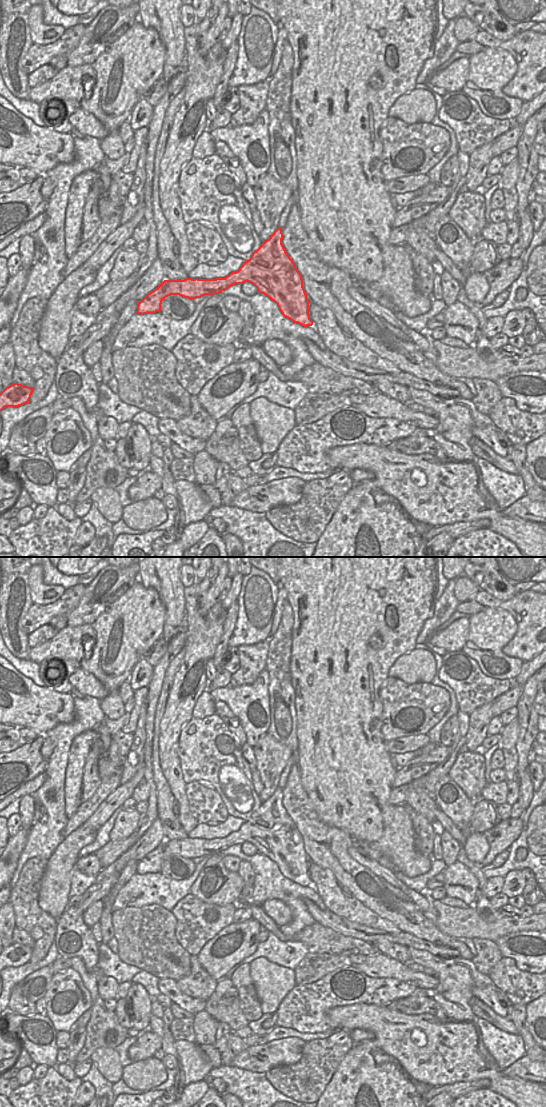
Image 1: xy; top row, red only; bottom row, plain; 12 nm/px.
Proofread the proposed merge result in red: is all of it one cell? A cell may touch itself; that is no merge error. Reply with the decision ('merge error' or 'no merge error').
no merge error

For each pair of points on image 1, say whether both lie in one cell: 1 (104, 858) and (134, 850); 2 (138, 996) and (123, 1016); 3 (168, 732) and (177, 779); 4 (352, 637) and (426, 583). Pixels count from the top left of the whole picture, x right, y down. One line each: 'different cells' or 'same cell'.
1: different cells
2: different cells
3: same cell
4: same cell

